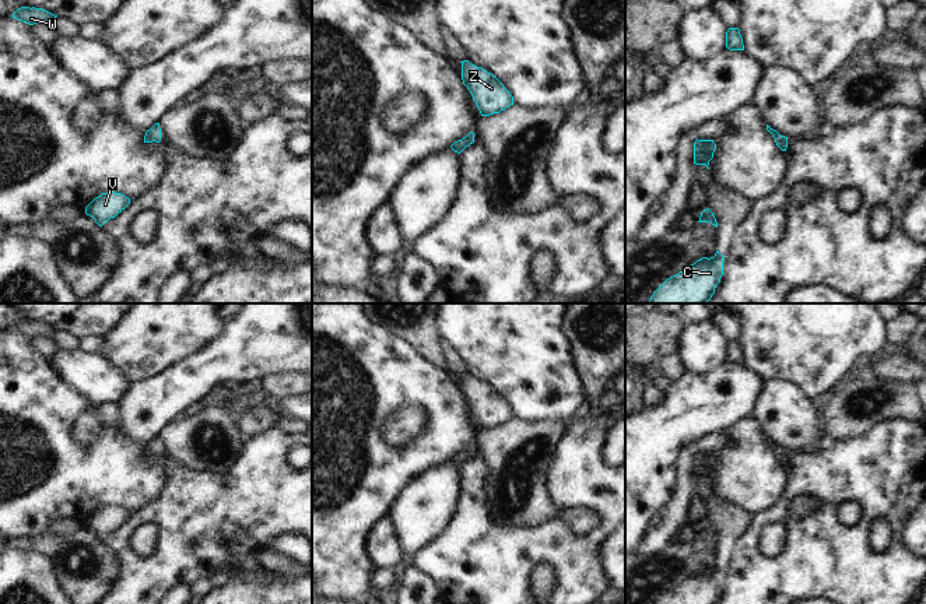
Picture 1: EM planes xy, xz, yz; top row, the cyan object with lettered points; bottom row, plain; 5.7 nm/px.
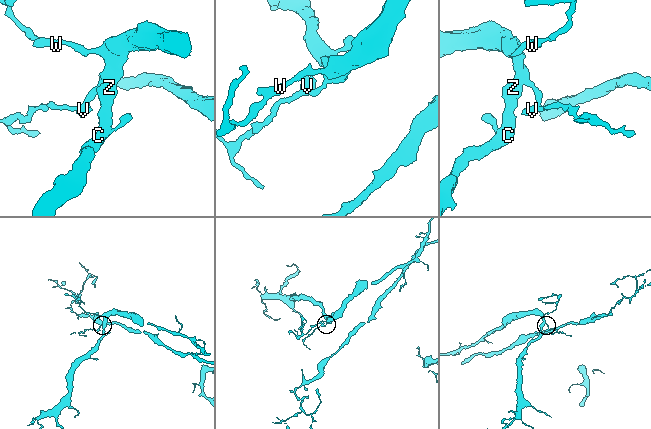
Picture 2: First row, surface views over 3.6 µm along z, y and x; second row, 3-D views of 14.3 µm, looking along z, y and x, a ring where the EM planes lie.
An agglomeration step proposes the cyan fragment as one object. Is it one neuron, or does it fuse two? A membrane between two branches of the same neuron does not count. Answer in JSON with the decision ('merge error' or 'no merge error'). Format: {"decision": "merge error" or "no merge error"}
{"decision": "no merge error"}

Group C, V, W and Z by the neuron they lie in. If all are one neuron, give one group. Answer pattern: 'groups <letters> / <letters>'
groups C V W Z

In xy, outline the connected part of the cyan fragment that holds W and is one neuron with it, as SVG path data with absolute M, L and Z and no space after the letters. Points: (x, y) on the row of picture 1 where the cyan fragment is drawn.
M21 7L17 11L13 13L13 18L17 18L22 22L27 22L29 25L34 25L36 22L50 22L57 15L43 10L43 8L29 8L29 7Z

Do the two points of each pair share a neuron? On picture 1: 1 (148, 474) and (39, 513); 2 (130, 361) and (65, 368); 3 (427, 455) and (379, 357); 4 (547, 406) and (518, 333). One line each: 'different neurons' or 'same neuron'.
1: same neuron
2: different neurons
3: same neuron
4: same neuron

